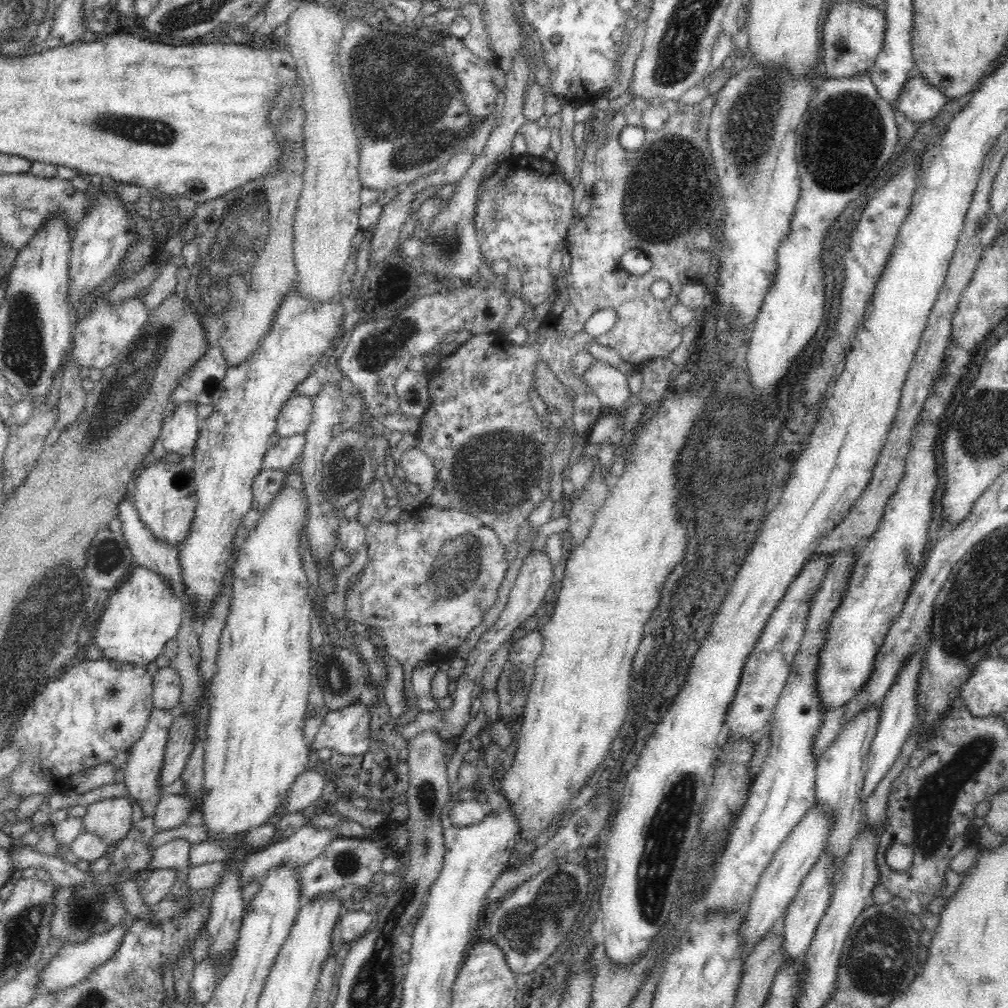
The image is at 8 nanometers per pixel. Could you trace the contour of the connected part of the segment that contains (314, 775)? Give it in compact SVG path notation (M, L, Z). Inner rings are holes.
M312 764L312 768L308 768L301 776L298 776L293 782L293 785L290 787L288 791L288 804L284 806L284 810L288 814L294 814L302 812L306 806L312 805L316 801L320 801L320 797L322 794L322 789L324 788L324 777L322 774L315 769L314 764Z

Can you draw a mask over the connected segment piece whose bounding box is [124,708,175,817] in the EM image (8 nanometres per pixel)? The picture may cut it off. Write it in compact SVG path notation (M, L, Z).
M153 708L142 736L131 746L131 751L128 752L124 784L128 789L128 798L131 797L136 803L140 803L144 817L153 816L158 801L165 794L163 792L164 786L159 786L157 780L160 772L162 772L169 728L174 720L174 714L174 710Z

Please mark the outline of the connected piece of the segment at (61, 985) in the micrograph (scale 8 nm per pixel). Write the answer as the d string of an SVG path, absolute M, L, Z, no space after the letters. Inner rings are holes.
M126 916L126 918L122 920L122 924L114 926L114 928L110 928L110 930L102 932L102 934L90 936L90 938L84 942L76 942L76 944L68 943L62 946L62 948L51 958L52 962L42 970L40 986L37 988L38 992L36 992L36 997L74 987L82 980L85 980L96 967L100 964L104 964L106 959L109 959L115 953L117 946L121 943L122 937L125 935L130 923L134 919L138 919L138 916Z

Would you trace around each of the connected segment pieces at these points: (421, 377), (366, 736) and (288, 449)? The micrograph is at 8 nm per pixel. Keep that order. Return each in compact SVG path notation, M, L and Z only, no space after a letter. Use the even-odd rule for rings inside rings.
M407 368L398 376L395 389L399 412L406 416L417 416L418 418L423 416L431 402L428 376L429 373L425 370L416 373Z
M361 697L346 708L328 711L314 736L312 752L330 748L338 754L364 754L370 744L370 715L367 706L367 698Z
M296 434L294 436L281 438L276 445L270 445L265 452L262 469L274 469L285 471L296 459L301 456L305 445L306 435Z

